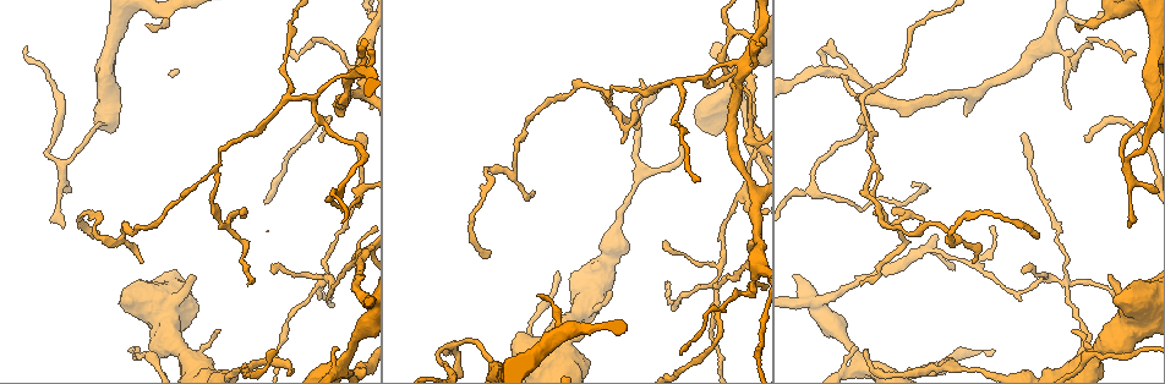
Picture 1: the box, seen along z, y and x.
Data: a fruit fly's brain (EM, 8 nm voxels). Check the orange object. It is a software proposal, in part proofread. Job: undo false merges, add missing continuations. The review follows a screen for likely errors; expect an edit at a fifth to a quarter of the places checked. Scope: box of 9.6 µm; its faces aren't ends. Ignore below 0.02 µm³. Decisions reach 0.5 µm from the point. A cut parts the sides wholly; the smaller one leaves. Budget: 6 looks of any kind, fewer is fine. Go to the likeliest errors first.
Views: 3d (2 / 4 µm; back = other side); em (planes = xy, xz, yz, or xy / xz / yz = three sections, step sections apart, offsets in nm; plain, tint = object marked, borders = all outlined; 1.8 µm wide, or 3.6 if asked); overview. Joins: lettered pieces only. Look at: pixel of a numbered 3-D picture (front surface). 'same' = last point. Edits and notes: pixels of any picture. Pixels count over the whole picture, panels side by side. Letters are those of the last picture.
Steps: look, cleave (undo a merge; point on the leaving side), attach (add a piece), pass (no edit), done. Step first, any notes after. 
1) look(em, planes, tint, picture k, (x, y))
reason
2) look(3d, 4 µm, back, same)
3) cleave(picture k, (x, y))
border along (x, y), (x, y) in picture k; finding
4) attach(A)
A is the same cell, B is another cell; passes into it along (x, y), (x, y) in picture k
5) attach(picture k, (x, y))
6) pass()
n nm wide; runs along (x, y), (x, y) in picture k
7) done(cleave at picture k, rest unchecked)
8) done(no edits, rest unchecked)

look(3d, 2 µm, picture 1, (862, 365))

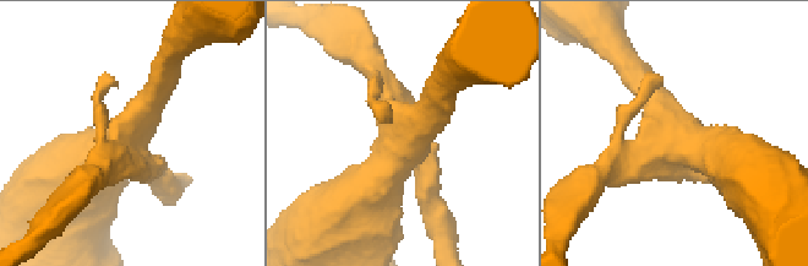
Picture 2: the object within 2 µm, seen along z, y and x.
look(em, planes, borders, picture 2, (408, 139))
4 arms

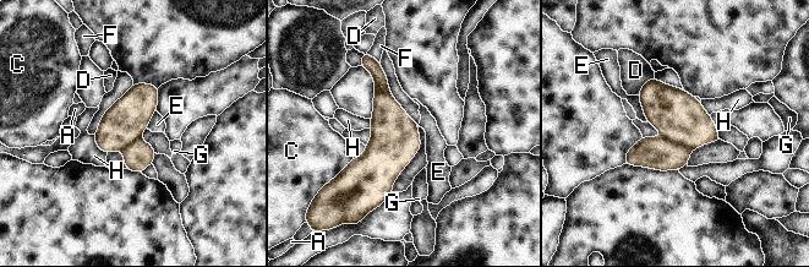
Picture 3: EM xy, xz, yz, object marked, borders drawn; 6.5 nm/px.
cleave(picture 3, (679, 116))
A, C, D, E, F, G and H are other cells; border along (662, 136), (692, 150) in picture 3; two neurons meet here

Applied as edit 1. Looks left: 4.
look(em, planes, tint, picture 1, (190, 277))

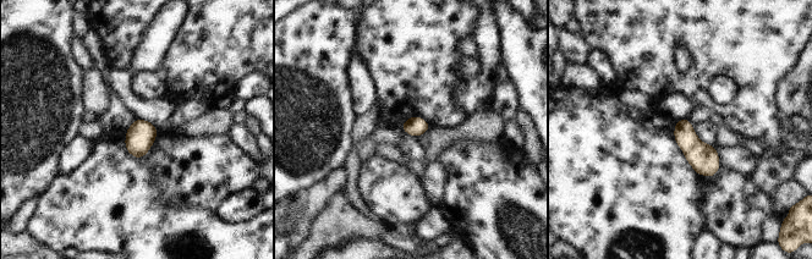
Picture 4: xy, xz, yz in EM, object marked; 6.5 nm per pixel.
look(em, planes, borders, same)

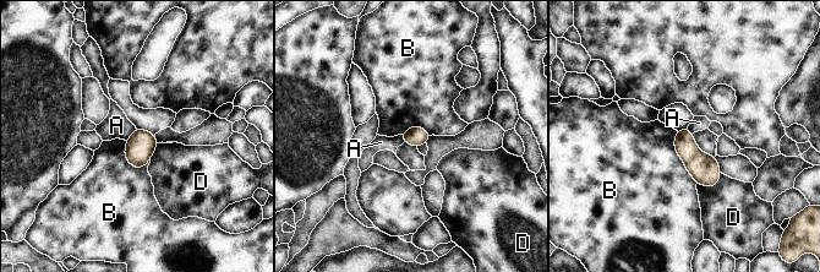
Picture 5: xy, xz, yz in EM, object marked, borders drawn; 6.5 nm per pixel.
pass()
B touches over 380 nm; A, B and D are other cells; border along (136, 129), (125, 140) in picture 5; none of them fits

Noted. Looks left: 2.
done(cleave at picture 3, rest unchecked)

